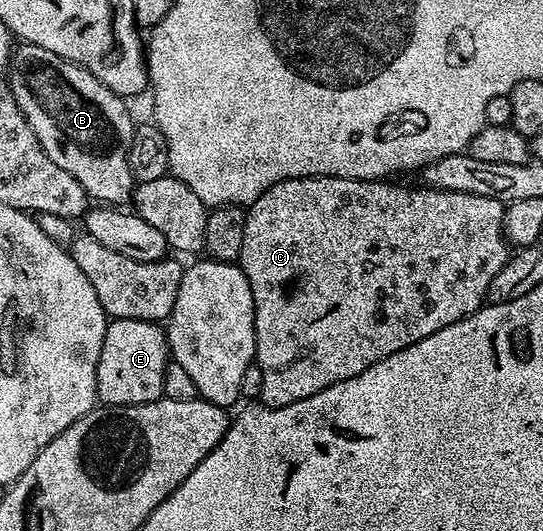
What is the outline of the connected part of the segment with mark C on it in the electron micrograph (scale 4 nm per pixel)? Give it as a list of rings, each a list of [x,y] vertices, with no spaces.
[[[341,177],[286,179],[282,183],[274,183],[274,187],[258,195],[258,199],[247,206],[244,214],[246,227],[242,231],[242,251],[238,264],[254,295],[254,363],[262,371],[259,400],[267,408],[286,407],[290,403],[310,399],[310,395],[318,395],[318,391],[326,391],[326,387],[342,383],[342,379],[354,379],[354,375],[362,375],[366,367],[374,367],[374,363],[386,359],[386,355],[394,355],[394,351],[402,351],[418,343],[418,339],[426,339],[426,335],[434,335],[434,331],[442,331],[442,327],[458,323],[458,319],[468,317],[485,304],[490,283],[494,283],[494,275],[502,271],[510,256],[508,238],[504,235],[505,202],[490,199],[486,195],[427,187],[415,189],[412,185],[395,185],[394,182],[392,179],[355,181]]]

